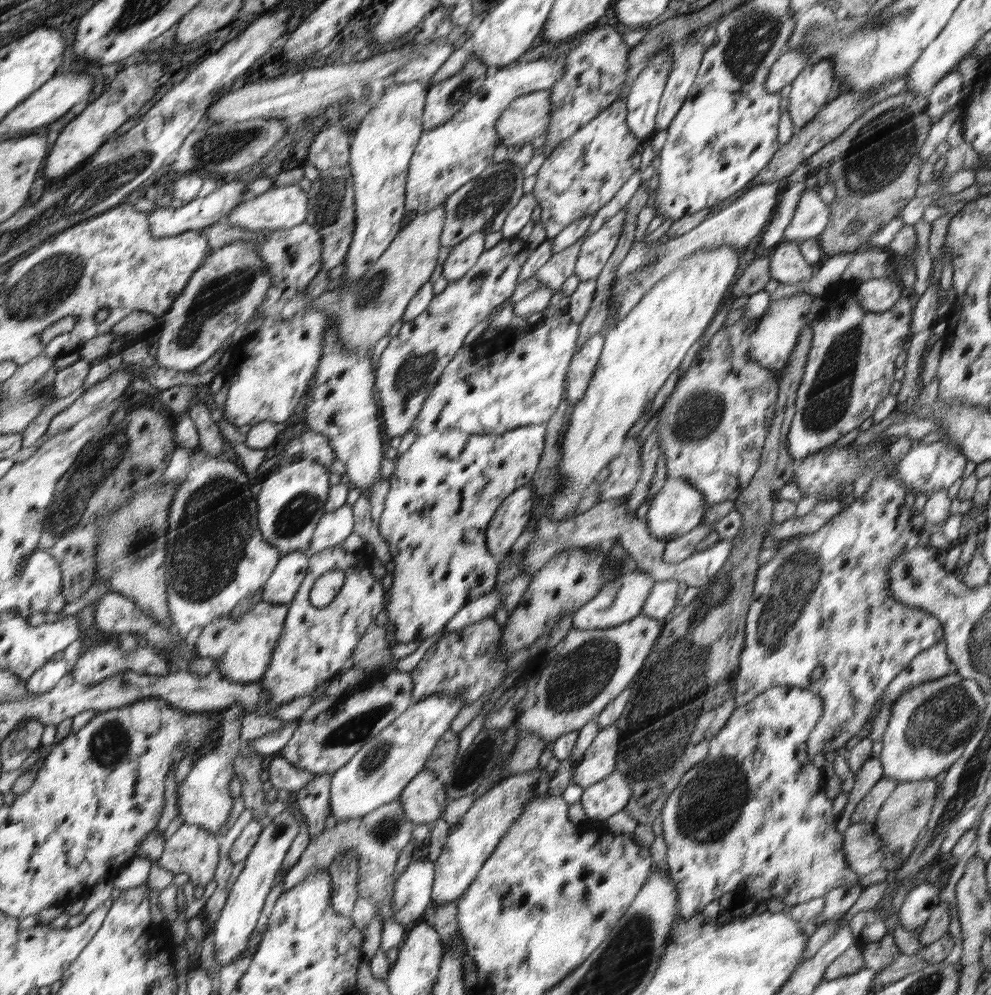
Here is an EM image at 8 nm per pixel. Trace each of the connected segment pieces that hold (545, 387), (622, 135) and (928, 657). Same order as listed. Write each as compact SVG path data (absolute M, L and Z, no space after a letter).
M557 305L550 307L536 318L536 326L530 334L520 336L512 342L512 346L502 348L488 356L488 352L478 346L462 347L458 356L450 360L450 368L446 368L446 376L442 376L442 384L430 391L430 400L422 405L422 416L414 421L417 437L426 436L432 430L452 428L466 430L470 434L493 434L513 431L518 427L546 423L552 418L554 411L562 402L564 394L564 378L570 358L574 354L574 346L578 340L578 322L568 314L567 309Z
M620 99L552 151L536 173L537 180L532 190L537 205L542 210L540 222L544 225L547 239L554 239L570 224L584 219L585 216L597 214L602 207L615 198L617 192L640 168L640 156L636 154L638 144L640 139L630 132L628 125L628 101Z
M939 640L934 646L915 656L910 664L888 683L880 696L883 703L892 705L909 689L948 675L951 664L946 643Z

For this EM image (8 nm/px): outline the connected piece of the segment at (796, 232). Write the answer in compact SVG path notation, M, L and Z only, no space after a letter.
M806 189L800 195L792 222L784 230L784 241L802 242L804 239L819 237L830 219L829 204L824 202L819 191Z

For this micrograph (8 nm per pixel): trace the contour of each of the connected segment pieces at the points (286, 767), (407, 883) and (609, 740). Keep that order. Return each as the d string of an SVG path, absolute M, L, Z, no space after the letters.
M274 756L270 760L267 768L268 779L274 789L277 789L282 795L292 796L310 784L310 780L314 780L314 774L310 771L298 769L281 756Z
M427 858L411 861L395 882L392 919L401 925L416 921L432 902L434 865Z
M615 725L598 732L597 738L575 768L573 783L586 789L612 773L620 734L621 730Z

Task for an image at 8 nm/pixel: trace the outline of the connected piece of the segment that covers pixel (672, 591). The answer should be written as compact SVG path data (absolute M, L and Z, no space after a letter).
M679 580L656 582L641 614L656 620L668 619L673 612L674 605L678 602L676 599L678 583Z

